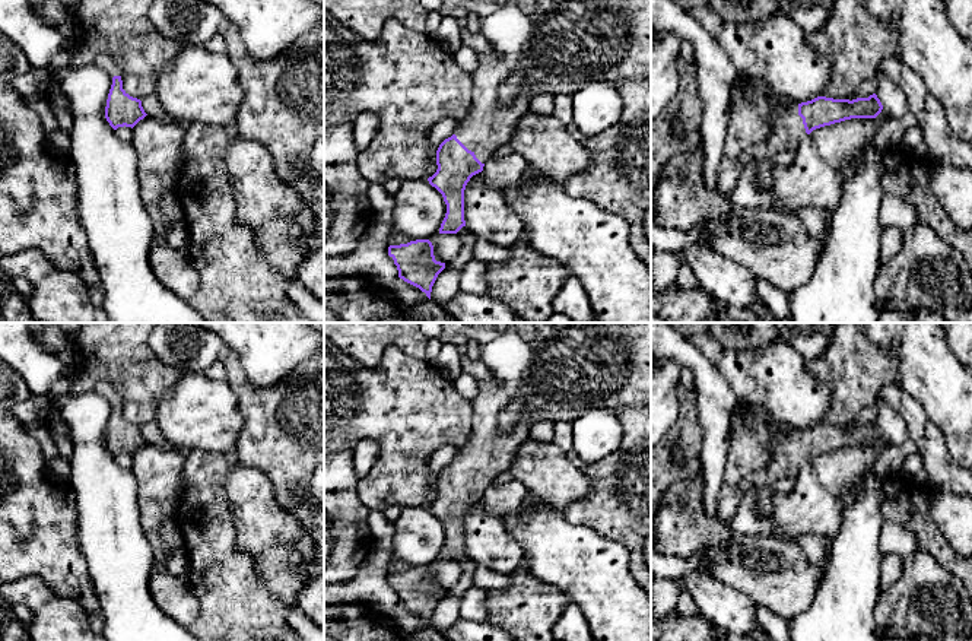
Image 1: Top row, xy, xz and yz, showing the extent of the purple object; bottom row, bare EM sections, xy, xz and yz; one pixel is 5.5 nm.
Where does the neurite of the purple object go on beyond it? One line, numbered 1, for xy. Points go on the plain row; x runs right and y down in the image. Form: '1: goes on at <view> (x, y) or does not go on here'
1: does not go on here

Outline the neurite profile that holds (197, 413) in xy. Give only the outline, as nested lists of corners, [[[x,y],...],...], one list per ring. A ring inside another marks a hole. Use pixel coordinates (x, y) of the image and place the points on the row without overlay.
[[[187,372],[161,399],[156,422],[162,437],[184,453],[234,454],[244,421],[226,380]]]

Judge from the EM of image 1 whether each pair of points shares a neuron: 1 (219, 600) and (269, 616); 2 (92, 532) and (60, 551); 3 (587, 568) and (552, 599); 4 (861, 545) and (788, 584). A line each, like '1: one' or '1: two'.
1: one
2: two
3: two
4: two

